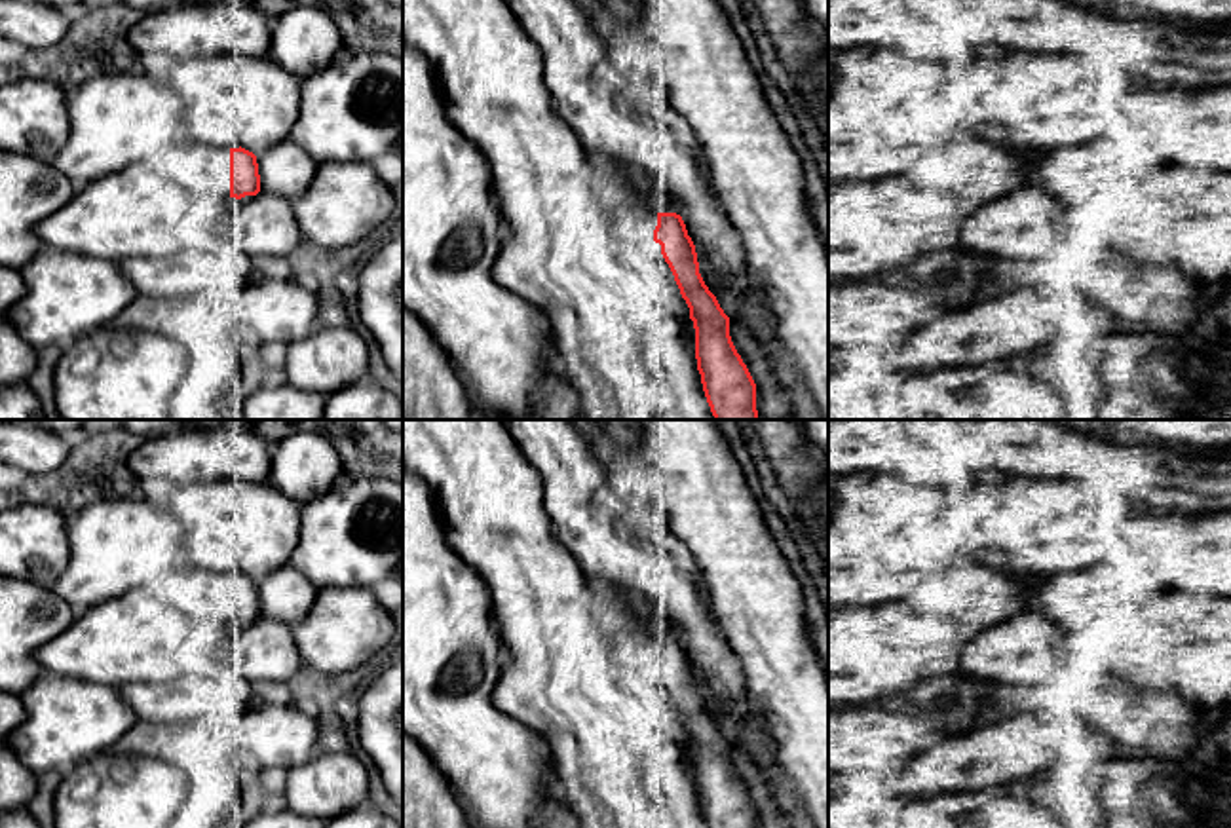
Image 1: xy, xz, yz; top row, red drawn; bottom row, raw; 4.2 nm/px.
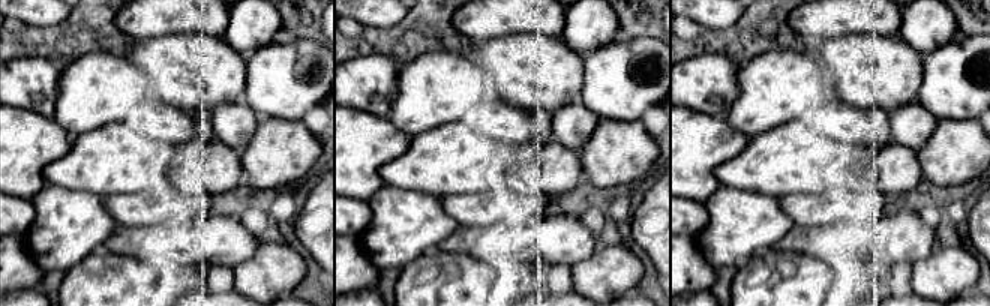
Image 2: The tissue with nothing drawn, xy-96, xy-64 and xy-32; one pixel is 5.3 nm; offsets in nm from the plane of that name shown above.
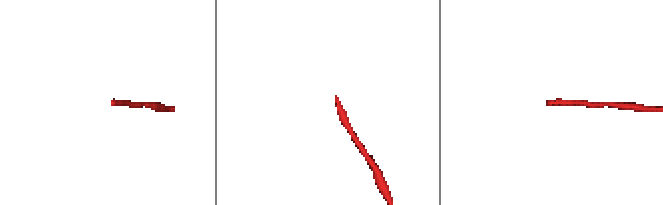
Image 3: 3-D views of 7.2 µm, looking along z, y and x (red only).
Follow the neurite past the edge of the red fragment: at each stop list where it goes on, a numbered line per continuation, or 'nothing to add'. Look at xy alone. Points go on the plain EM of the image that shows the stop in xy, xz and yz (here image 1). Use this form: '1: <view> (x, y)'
1: xy (200, 593)

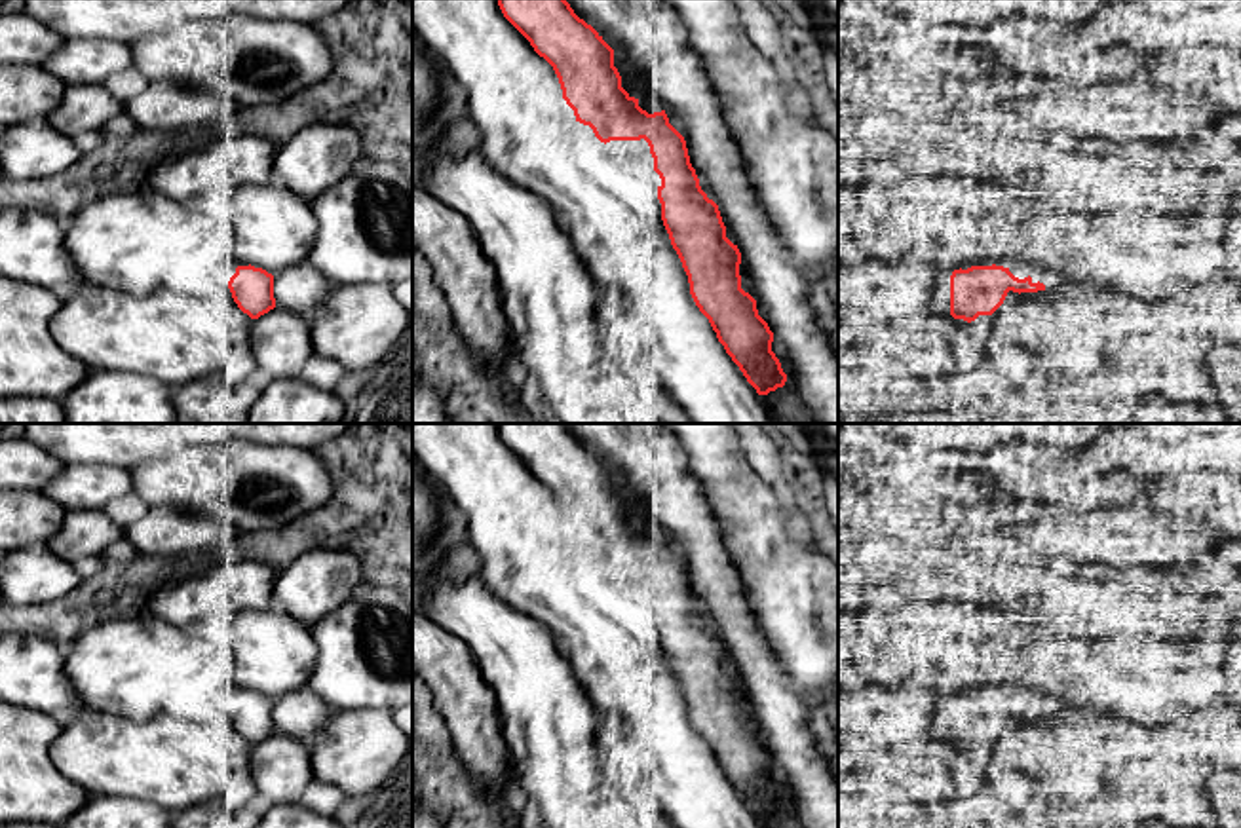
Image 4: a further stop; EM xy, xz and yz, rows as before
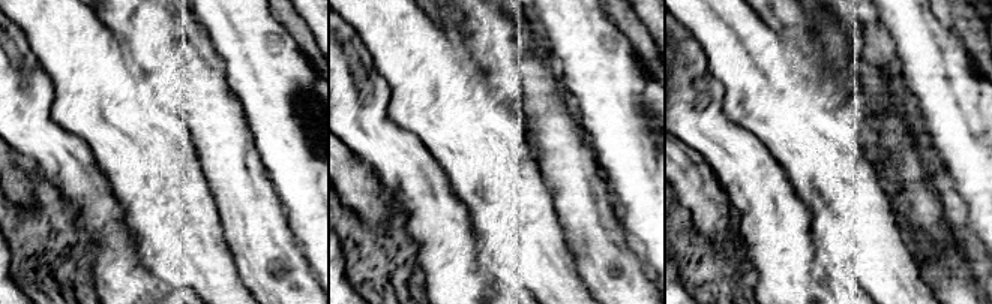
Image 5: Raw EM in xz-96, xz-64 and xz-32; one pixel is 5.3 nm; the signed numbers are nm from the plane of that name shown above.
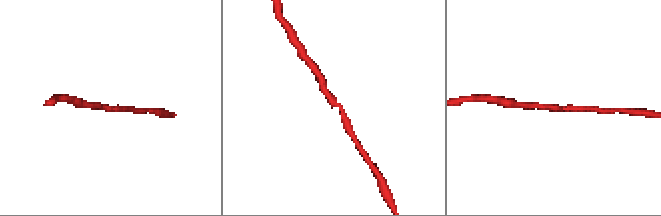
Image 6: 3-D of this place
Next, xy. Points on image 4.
nothing to add

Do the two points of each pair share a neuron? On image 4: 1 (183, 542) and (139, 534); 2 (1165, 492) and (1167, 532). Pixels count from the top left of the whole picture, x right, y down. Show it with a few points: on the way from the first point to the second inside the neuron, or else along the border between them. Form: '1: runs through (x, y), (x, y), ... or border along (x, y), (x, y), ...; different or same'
1: runs through (171, 534), (151, 534); same
2: border along (1152, 502), (1209, 525); different

